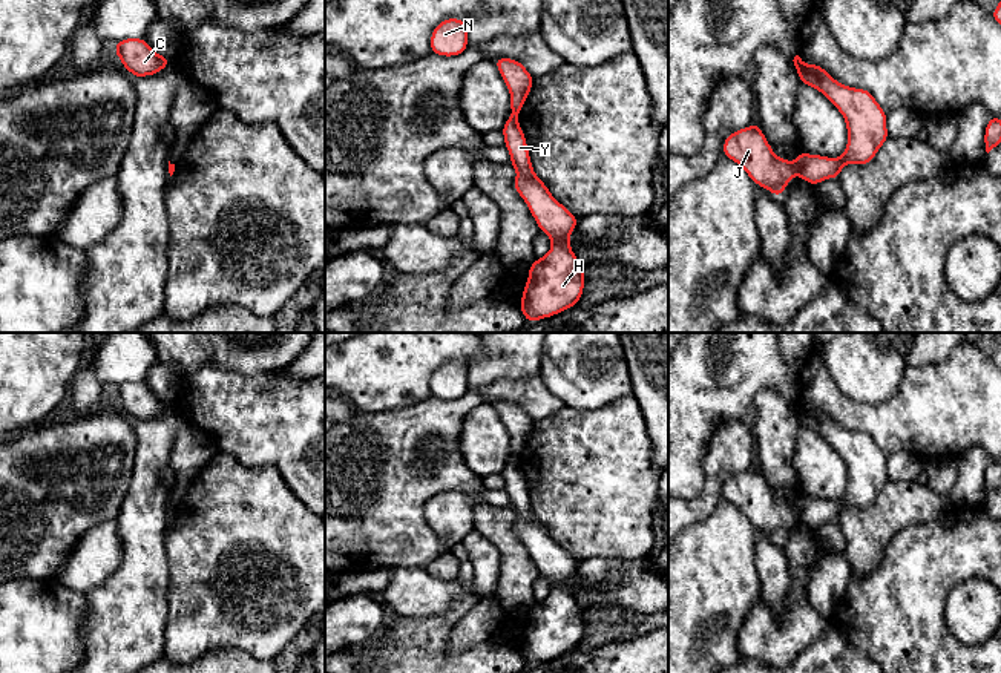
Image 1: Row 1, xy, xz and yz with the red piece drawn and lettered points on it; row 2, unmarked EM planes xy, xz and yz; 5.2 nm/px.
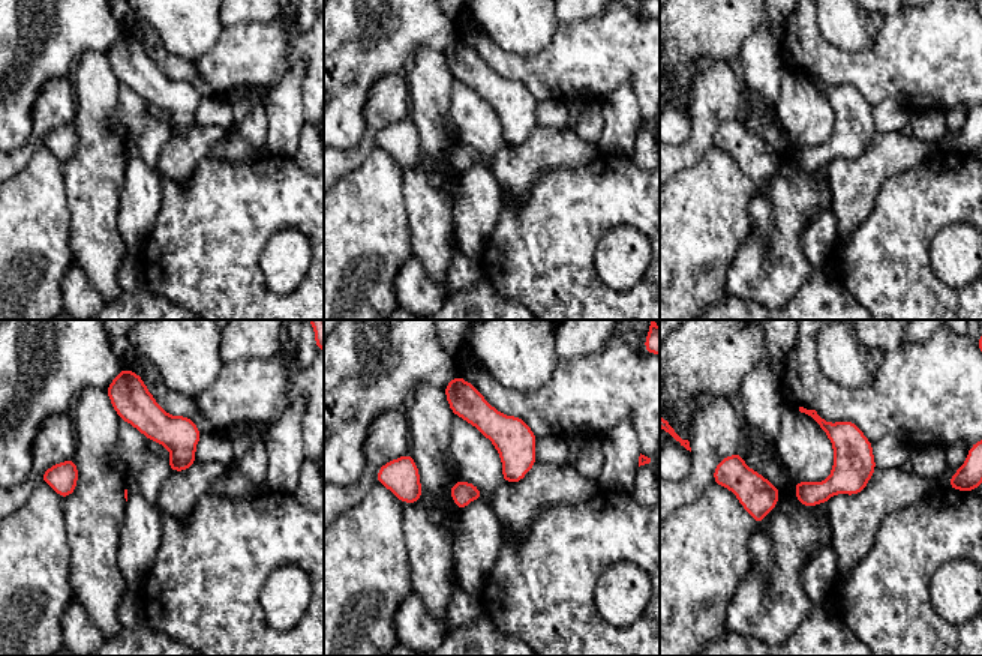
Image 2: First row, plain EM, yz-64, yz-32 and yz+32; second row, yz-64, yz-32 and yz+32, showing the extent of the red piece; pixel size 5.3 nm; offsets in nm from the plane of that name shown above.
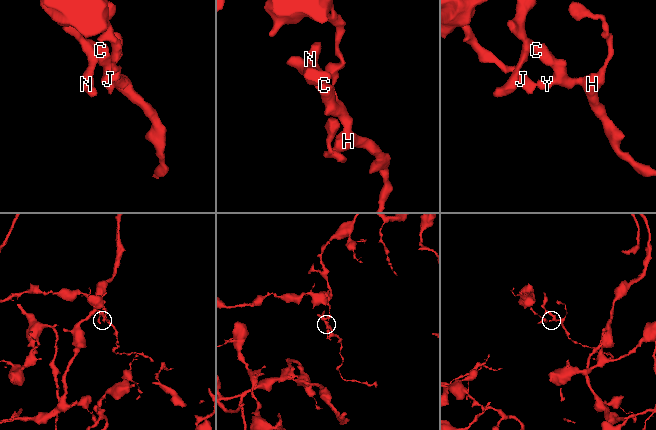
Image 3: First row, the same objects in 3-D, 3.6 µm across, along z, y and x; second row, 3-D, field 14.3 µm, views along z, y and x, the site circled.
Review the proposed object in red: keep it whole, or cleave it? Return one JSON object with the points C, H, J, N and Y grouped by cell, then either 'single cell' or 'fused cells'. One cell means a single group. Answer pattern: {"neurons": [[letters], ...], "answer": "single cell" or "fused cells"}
{"neurons": [["C", "H", "N", "Y"], ["J"]], "answer": "fused cells"}

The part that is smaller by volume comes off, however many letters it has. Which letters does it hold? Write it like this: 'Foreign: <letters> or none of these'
Foreign: C, H, N, Y

